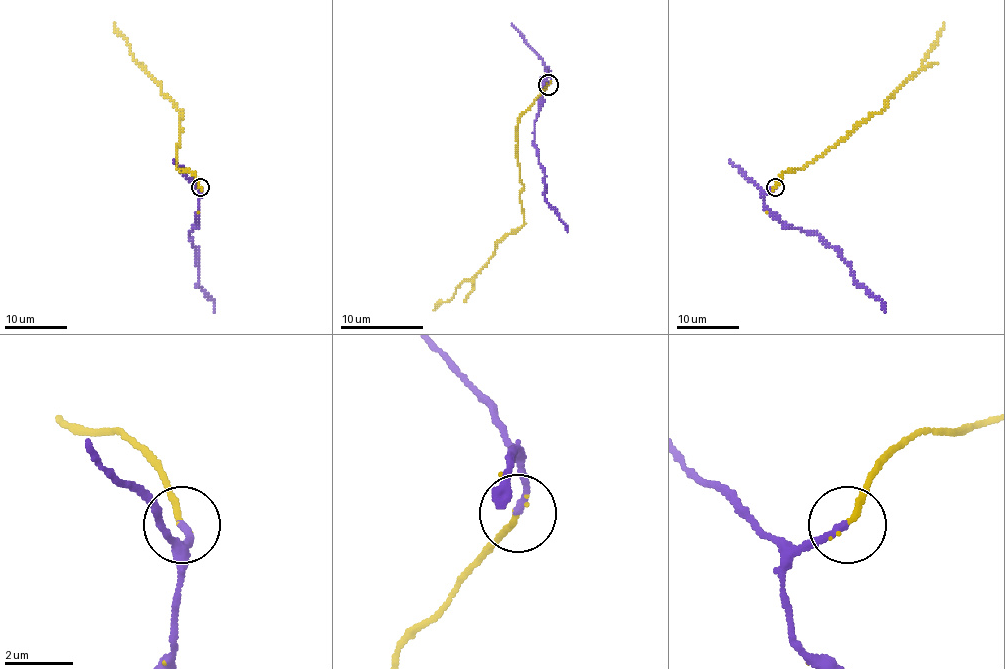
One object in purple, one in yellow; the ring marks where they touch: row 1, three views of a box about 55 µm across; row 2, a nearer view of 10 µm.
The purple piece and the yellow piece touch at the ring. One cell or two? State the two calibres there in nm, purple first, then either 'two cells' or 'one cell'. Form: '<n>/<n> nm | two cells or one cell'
200/150 nm | one cell

